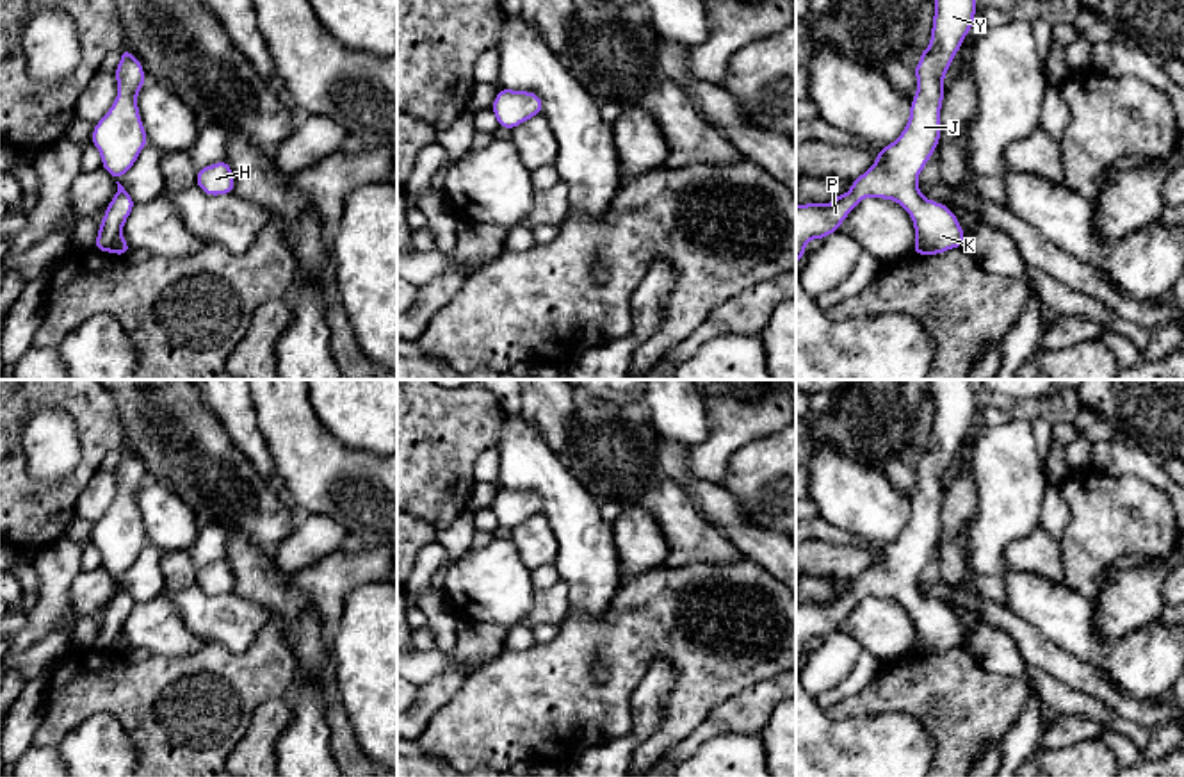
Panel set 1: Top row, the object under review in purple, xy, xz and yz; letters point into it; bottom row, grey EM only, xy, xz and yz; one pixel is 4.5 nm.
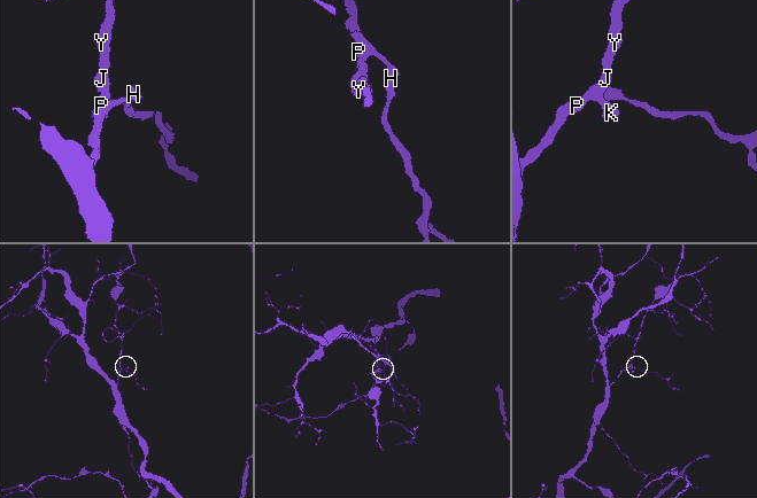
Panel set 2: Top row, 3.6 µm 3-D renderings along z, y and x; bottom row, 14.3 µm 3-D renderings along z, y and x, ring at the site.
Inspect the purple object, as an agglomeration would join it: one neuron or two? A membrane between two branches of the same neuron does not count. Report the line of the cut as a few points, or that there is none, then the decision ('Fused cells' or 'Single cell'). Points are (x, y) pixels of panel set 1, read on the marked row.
No split. Single cell

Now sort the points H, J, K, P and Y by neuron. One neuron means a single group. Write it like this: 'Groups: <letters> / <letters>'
Groups: H J K P Y

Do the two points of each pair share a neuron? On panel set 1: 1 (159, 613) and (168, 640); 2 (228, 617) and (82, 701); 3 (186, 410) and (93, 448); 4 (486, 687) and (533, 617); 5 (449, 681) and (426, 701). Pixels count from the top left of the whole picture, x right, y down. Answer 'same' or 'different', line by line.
1: same
2: different
3: different
4: different
5: same

